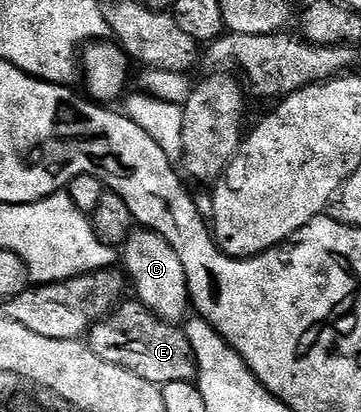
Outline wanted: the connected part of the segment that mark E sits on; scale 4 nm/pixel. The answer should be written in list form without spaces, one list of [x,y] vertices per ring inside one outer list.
[[[137,299],[123,300],[103,321],[90,326],[88,344],[100,359],[108,359],[108,363],[116,363],[116,367],[124,367],[124,371],[132,371],[132,375],[159,387],[177,381],[193,382],[198,371],[185,332],[177,324],[161,321]]]

